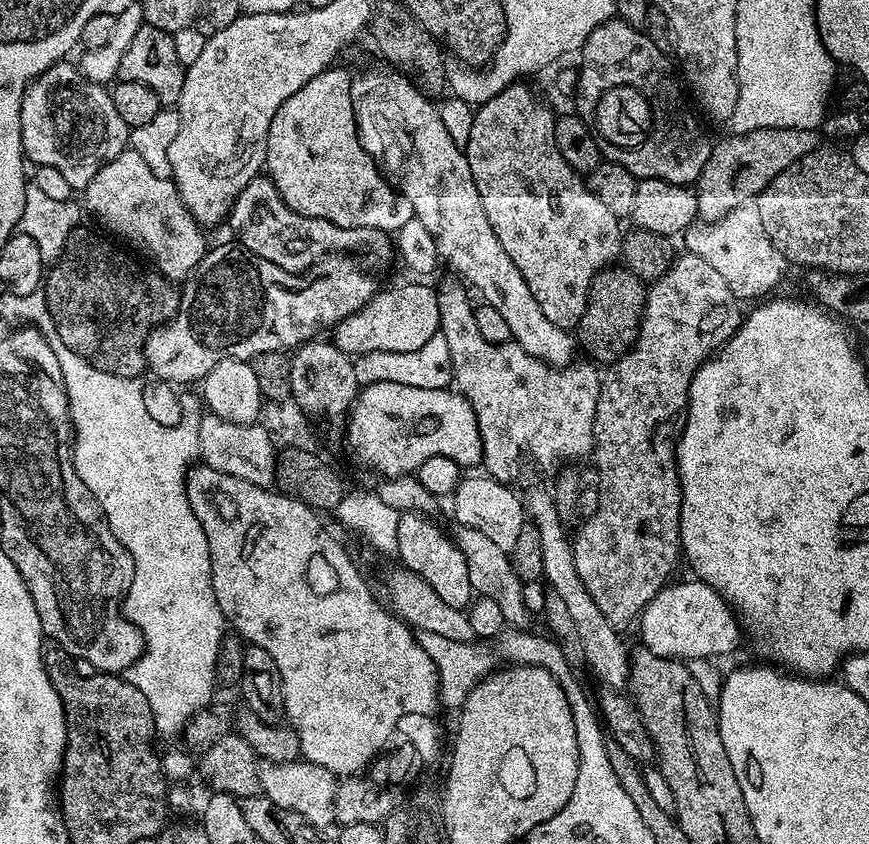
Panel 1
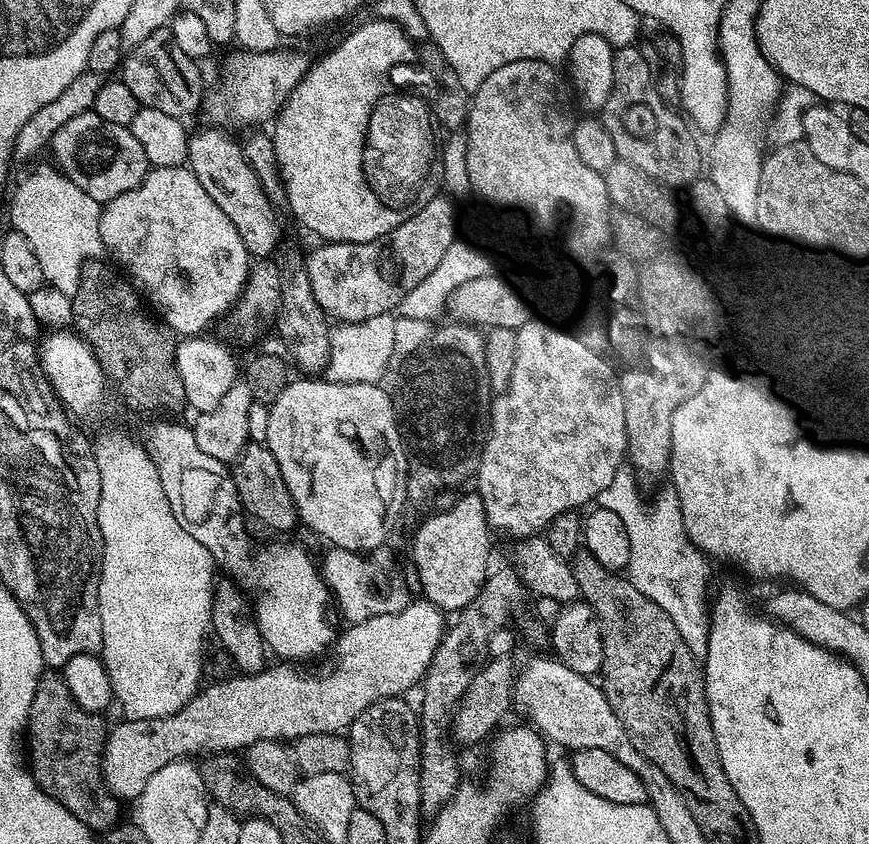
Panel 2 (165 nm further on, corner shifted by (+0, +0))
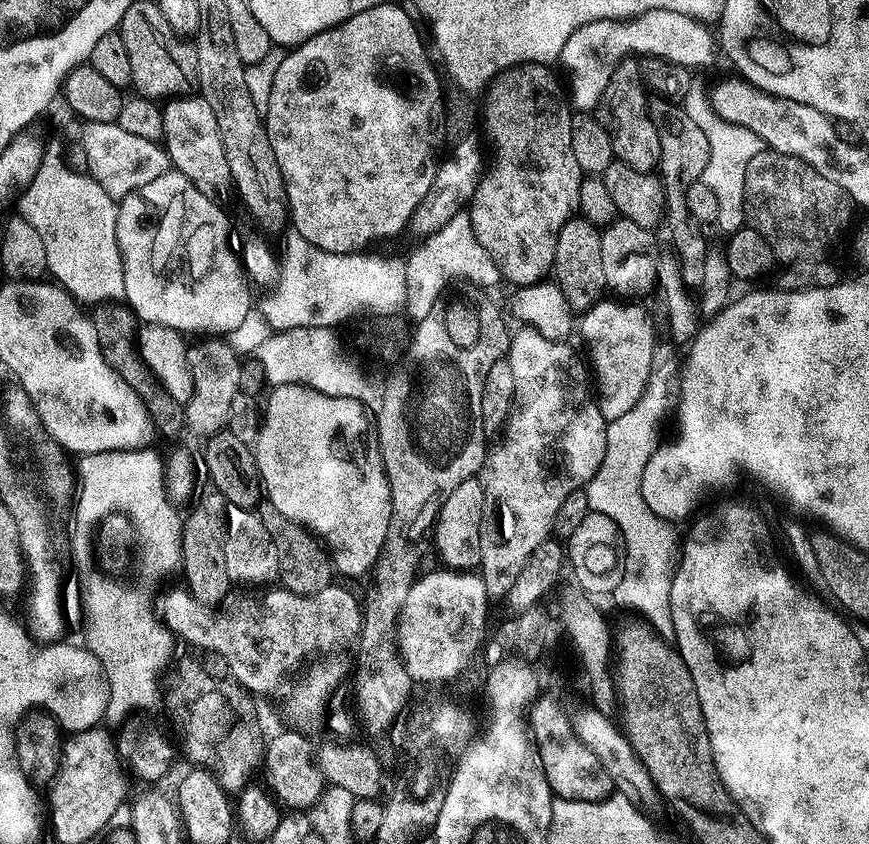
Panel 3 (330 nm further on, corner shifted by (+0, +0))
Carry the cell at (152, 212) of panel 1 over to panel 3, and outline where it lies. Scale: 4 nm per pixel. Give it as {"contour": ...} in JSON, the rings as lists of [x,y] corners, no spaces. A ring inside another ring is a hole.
{"contour":[[[171,171],[162,179],[156,179],[145,188],[140,189],[138,194],[125,196],[118,204],[119,220],[119,246],[124,258],[125,276],[127,278],[127,290],[125,292],[126,304],[132,307],[134,315],[140,319],[141,325],[157,324],[173,328],[181,334],[188,332],[204,332],[200,334],[224,334],[220,332],[232,332],[235,328],[240,328],[244,324],[244,319],[248,316],[248,311],[252,308],[252,292],[249,281],[246,279],[245,271],[242,267],[241,257],[236,252],[232,253],[232,244],[228,241],[228,216],[220,209],[221,205],[217,201],[206,198],[202,190],[194,187],[181,172]]]}

